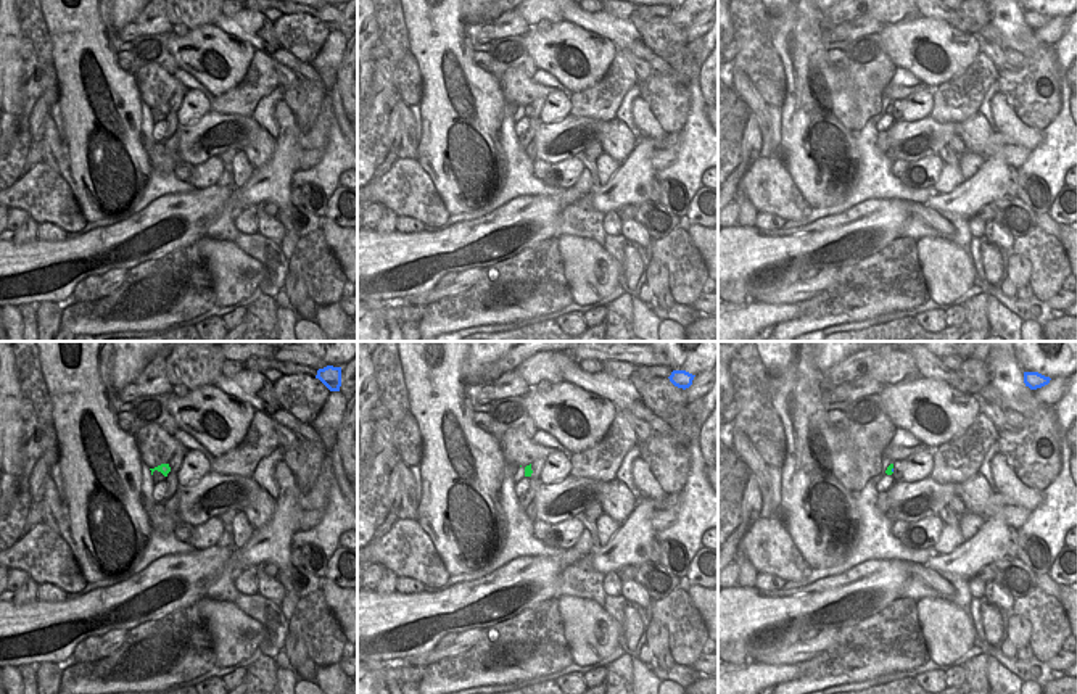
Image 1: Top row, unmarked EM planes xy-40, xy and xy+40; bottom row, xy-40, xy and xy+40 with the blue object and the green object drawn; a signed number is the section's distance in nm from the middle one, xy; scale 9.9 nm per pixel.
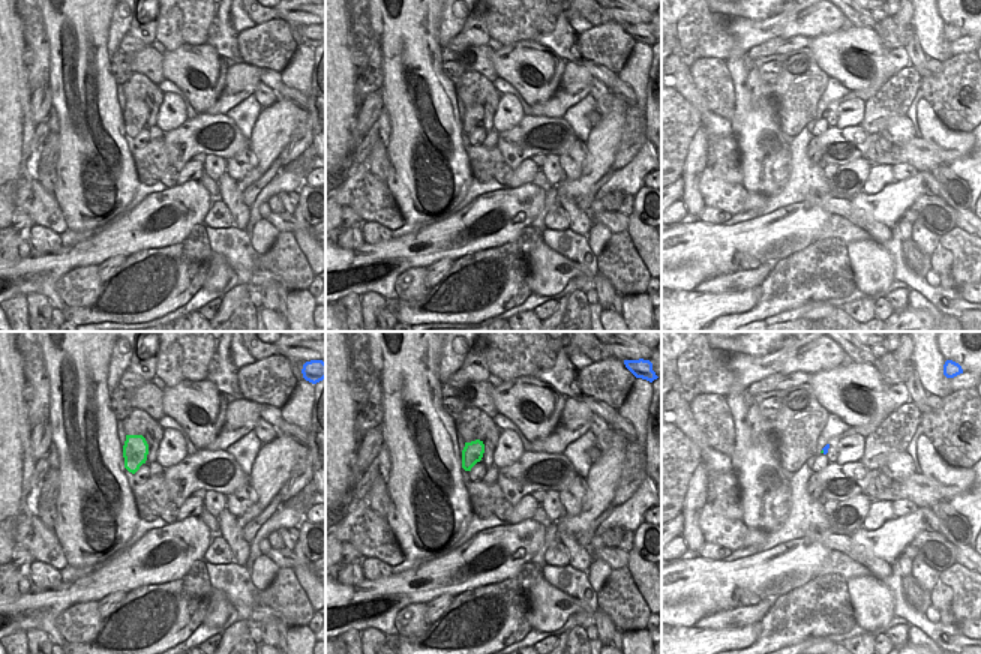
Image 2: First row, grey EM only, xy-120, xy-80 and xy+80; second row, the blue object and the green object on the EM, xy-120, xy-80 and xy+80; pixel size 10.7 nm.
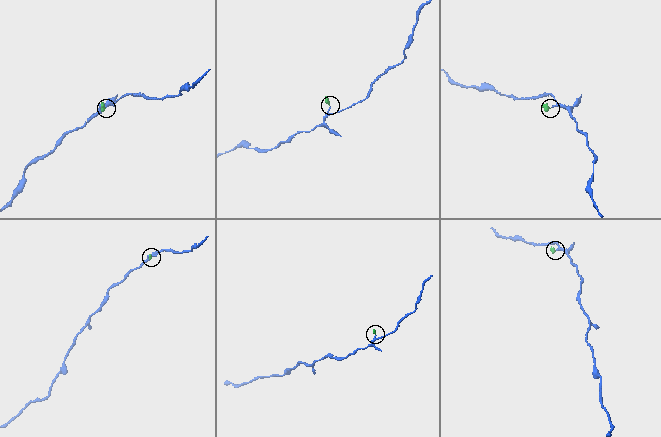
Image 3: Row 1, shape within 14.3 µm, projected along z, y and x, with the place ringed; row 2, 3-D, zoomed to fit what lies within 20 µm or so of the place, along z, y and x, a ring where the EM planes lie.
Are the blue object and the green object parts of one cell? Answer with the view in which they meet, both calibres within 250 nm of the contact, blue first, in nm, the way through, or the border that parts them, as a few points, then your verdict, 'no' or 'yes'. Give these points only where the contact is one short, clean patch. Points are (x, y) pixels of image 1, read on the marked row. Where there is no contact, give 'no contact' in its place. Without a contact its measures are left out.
no contact | yes

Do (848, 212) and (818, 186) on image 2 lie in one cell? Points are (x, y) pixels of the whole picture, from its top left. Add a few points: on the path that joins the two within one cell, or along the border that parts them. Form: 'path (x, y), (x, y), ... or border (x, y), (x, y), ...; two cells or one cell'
border (831, 195), (809, 195), (804, 200); two cells

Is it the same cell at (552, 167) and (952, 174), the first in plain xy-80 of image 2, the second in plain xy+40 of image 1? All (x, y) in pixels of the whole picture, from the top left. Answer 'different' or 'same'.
different

